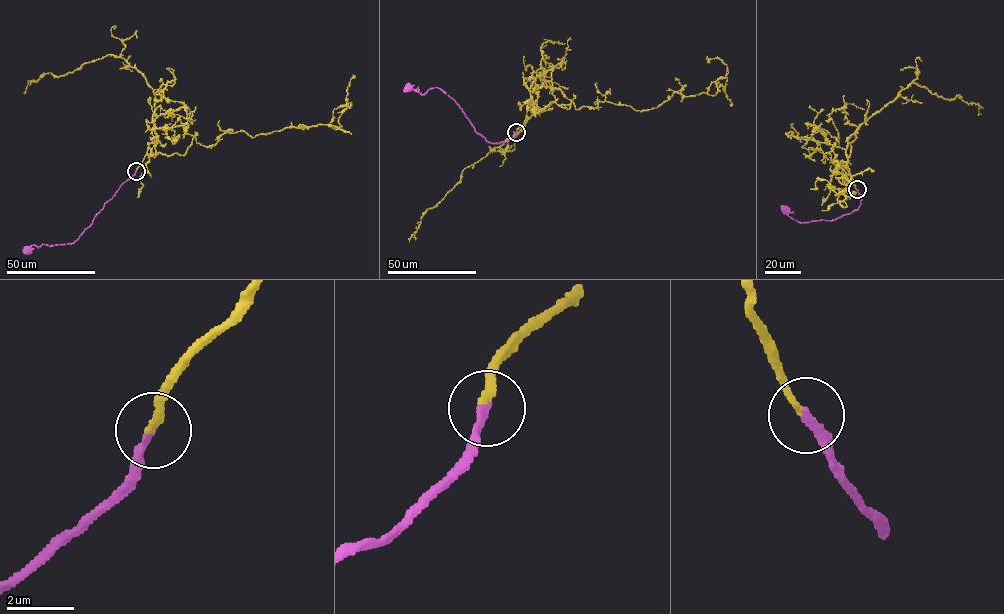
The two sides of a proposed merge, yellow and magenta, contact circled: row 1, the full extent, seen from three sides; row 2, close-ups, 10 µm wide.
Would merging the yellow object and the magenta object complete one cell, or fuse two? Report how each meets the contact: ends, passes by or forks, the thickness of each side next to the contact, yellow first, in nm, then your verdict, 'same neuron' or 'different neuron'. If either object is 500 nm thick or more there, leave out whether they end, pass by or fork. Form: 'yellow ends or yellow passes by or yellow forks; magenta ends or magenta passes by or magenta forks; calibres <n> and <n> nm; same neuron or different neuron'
yellow ends; magenta ends; calibres 190 and 240 nm; same neuron

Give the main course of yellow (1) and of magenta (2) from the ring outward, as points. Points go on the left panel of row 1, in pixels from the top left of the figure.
1: (136, 171), (149, 143), (183, 155), (194, 136), (209, 146), (226, 133), (338, 127), (351, 103), (331, 122)
2: (136, 171), (73, 242), (33, 245), (26, 247), (26, 249)

